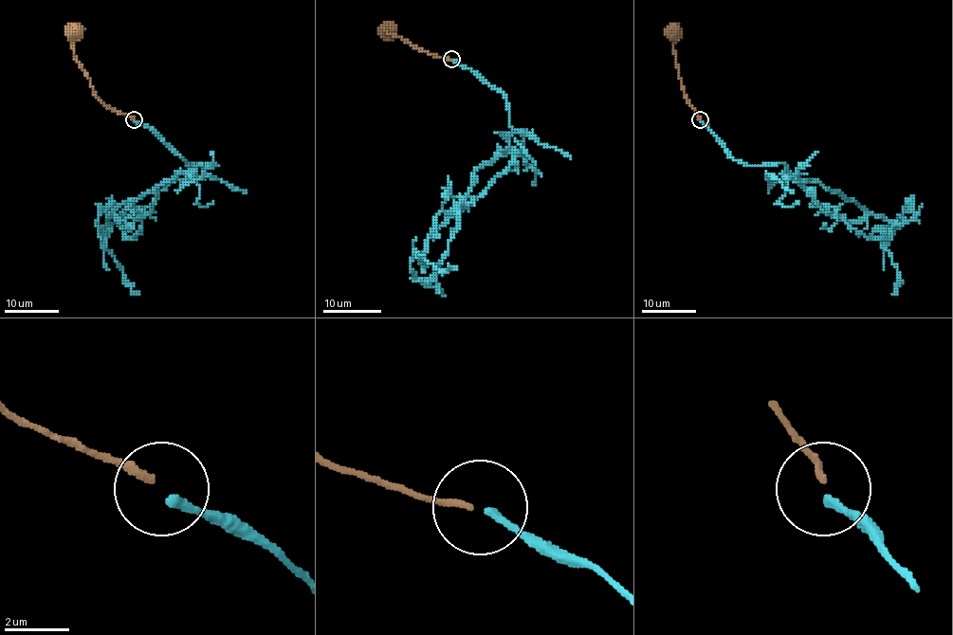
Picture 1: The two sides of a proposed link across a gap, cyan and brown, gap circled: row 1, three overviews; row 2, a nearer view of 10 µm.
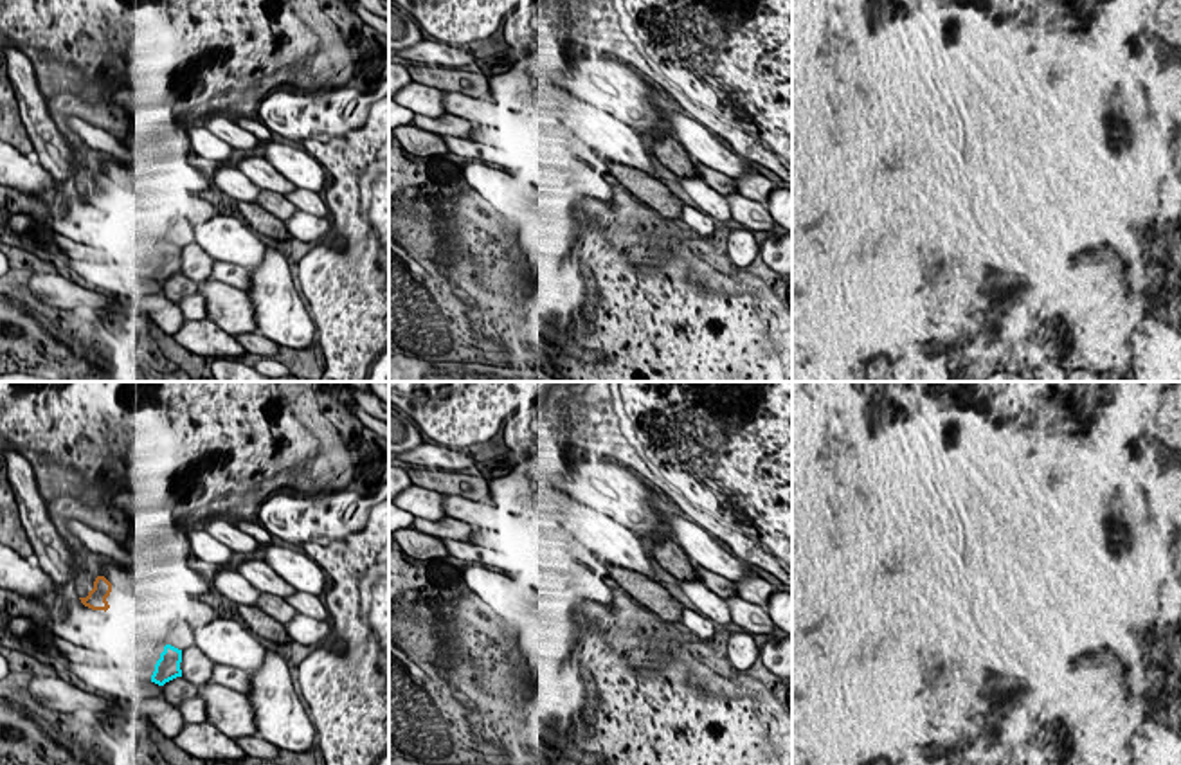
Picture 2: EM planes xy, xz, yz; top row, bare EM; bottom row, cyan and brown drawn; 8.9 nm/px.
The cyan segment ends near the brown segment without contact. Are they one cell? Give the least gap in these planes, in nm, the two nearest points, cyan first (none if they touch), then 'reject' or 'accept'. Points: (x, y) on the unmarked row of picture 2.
600 nm | xy (164, 243), (108, 204) | reject

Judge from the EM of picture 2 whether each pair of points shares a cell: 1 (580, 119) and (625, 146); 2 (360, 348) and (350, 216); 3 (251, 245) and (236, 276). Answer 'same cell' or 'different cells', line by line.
1: same cell
2: same cell
3: different cells

